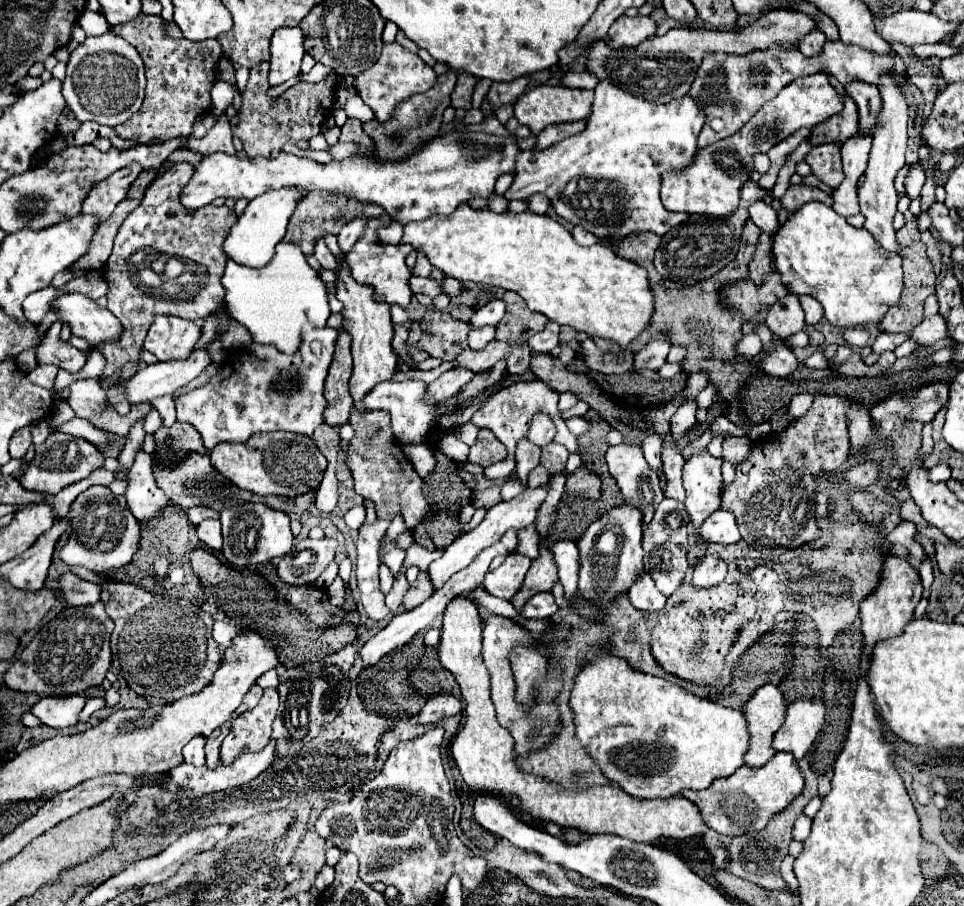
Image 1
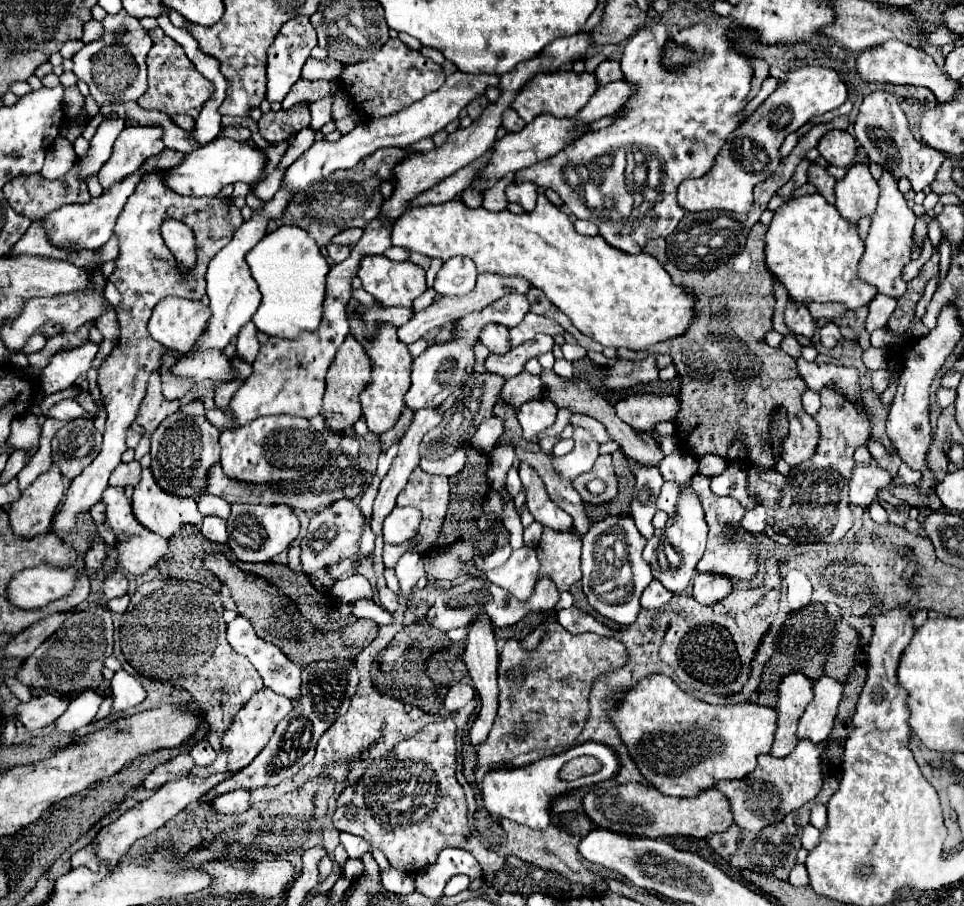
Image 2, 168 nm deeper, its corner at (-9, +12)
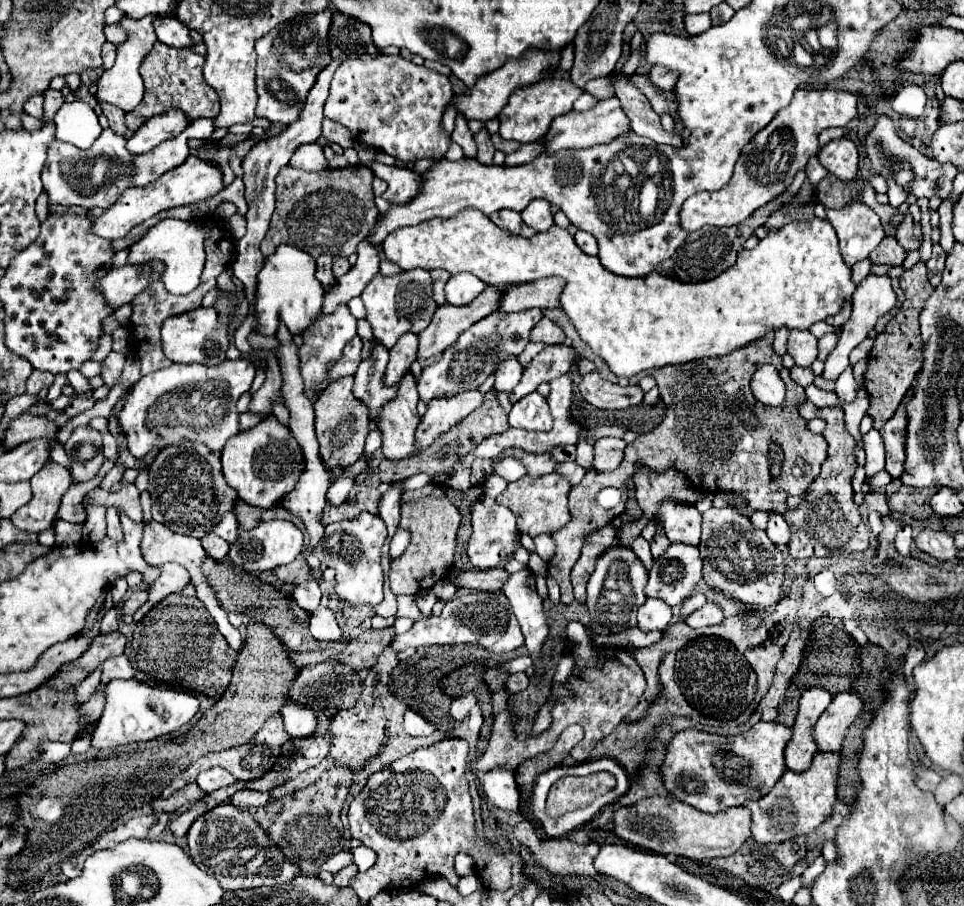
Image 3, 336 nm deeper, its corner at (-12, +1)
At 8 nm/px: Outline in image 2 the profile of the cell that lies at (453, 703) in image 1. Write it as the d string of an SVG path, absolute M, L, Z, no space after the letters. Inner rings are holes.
M458 684L458 686L450 686L448 694L444 698L444 708L446 712L454 712L462 706L466 706L470 700L474 698L474 690L468 684Z

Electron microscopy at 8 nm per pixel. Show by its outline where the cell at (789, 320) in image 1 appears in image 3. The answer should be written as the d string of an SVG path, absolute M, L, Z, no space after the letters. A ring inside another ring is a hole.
M791 331L787 353L793 357L795 365L809 367L817 359L817 337L809 331Z

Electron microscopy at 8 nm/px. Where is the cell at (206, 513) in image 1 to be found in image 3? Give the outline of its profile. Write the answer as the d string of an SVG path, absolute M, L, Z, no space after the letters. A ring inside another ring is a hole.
M227 513L221 519L221 523L215 527L215 533L219 537L223 537L229 545L233 545L237 541L237 519L235 519L235 515L233 513Z

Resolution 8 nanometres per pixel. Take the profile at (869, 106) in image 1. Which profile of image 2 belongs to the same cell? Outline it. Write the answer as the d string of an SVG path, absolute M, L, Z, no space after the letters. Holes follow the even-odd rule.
M886 90L870 92L860 104L860 114L858 114L856 122L854 122L854 136L860 142L860 146L866 150L870 162L878 162L884 168L894 170L894 174L898 174L900 178L902 176L910 178L914 192L922 190L924 186L928 186L934 180L934 176L946 156L934 148L926 146L924 142L914 140L912 132L908 130L908 120L894 94L890 94Z

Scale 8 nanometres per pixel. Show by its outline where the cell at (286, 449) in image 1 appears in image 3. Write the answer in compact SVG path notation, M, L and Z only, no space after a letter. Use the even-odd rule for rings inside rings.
M267 417L253 429L239 431L235 437L231 437L221 451L221 463L223 477L227 485L237 491L239 499L243 499L247 505L269 509L275 507L283 493L293 489L297 483L303 469L303 455L301 447L291 437L291 431L275 417Z

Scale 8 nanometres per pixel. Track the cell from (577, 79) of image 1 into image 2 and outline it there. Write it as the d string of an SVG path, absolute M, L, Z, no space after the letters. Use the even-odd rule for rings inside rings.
M604 60L602 64L598 64L594 76L596 76L600 86L606 86L606 84L610 84L614 80L620 80L622 78L622 70L620 70L616 60Z

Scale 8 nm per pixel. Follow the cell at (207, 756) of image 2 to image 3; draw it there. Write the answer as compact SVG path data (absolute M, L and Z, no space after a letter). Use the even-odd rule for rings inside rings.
M213 767L213 769L209 769L209 771L199 773L195 783L199 785L201 791L211 793L211 791L215 791L215 789L229 787L229 785L233 785L235 781L237 781L237 779L235 779L231 773L227 773L225 769L221 769L221 767Z

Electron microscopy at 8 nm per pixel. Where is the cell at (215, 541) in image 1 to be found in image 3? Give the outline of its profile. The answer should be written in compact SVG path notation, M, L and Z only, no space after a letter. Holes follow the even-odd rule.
M215 533L205 535L205 537L201 539L201 543L203 543L207 555L209 555L213 561L223 561L223 557L225 557L227 551L229 551L229 543L227 543L225 539L217 537Z

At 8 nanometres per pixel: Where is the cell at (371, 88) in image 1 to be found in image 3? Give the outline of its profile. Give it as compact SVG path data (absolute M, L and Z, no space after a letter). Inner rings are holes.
M399 55L349 57L333 75L331 93L325 103L325 117L347 127L357 143L375 147L403 163L419 159L441 161L451 145L441 117L453 97L445 75L415 65Z

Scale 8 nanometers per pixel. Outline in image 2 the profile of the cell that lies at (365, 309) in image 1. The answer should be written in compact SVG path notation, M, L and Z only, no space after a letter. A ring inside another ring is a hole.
M360 310L350 312L348 322L350 322L350 332L354 334L354 338L358 342L362 342L362 346L364 346L368 358L370 358L370 368L372 368L372 380L370 380L370 384L366 384L366 388L360 394L362 416L368 424L368 430L380 436L386 430L390 430L402 414L404 394L410 388L410 362L412 362L412 356L406 348L406 344L398 340L398 328L394 324L382 322L382 324L374 326L372 336L366 338L364 336L364 318L362 318Z

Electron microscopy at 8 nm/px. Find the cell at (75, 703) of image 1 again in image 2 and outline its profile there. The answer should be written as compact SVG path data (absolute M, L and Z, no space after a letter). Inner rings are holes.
M44 692L38 698L32 698L26 704L18 704L16 708L16 718L28 728L28 730L36 730L36 728L44 728L54 724L68 708L70 698L66 696L58 696L58 694L50 694Z

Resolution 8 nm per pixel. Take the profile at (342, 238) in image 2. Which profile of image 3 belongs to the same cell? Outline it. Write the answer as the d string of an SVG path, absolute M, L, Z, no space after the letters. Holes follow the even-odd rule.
M321 255L321 257L317 259L315 277L317 277L317 281L323 285L325 291L335 285L335 277L333 277L333 271L331 271L331 261L333 261L333 257L329 257L329 255Z

